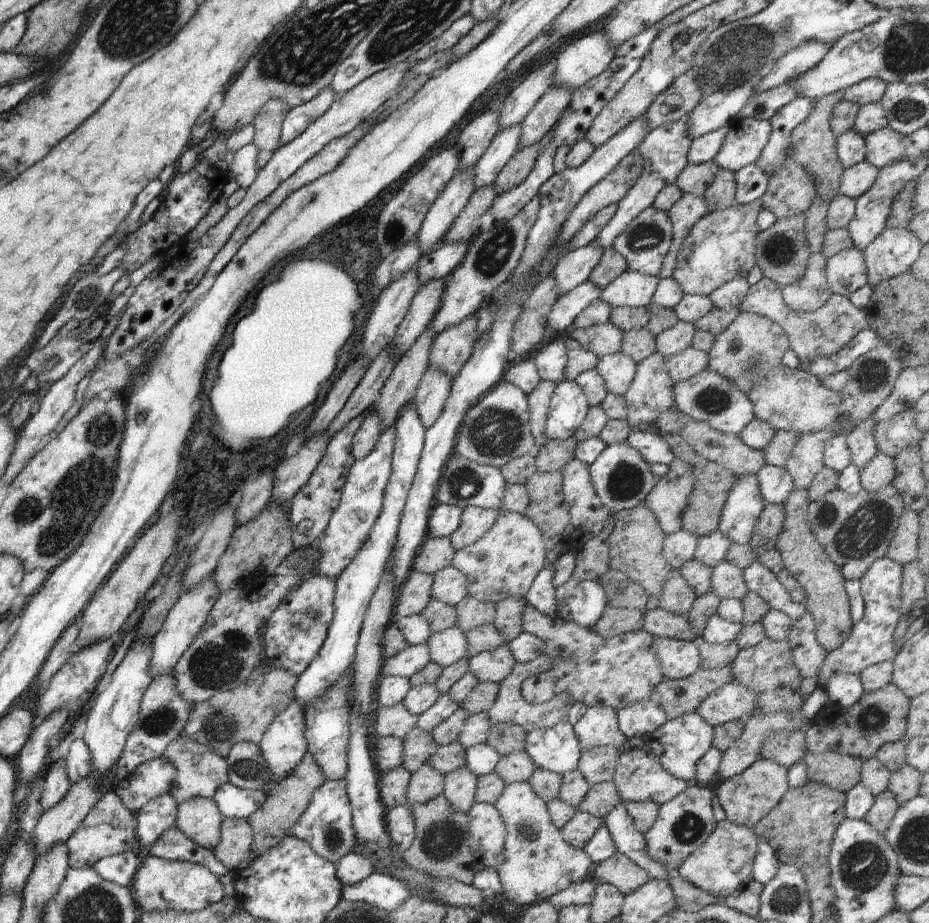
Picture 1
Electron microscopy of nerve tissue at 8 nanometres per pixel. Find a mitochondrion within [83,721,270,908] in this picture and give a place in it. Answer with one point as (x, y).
(246, 768)

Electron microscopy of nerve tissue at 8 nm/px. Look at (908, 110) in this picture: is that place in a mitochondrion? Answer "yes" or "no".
yes

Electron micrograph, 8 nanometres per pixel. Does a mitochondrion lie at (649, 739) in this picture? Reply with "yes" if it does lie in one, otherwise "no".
no

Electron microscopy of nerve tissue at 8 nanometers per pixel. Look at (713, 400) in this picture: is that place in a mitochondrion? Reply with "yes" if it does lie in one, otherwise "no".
yes

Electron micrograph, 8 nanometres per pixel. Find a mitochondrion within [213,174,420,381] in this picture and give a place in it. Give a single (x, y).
(398, 234)

